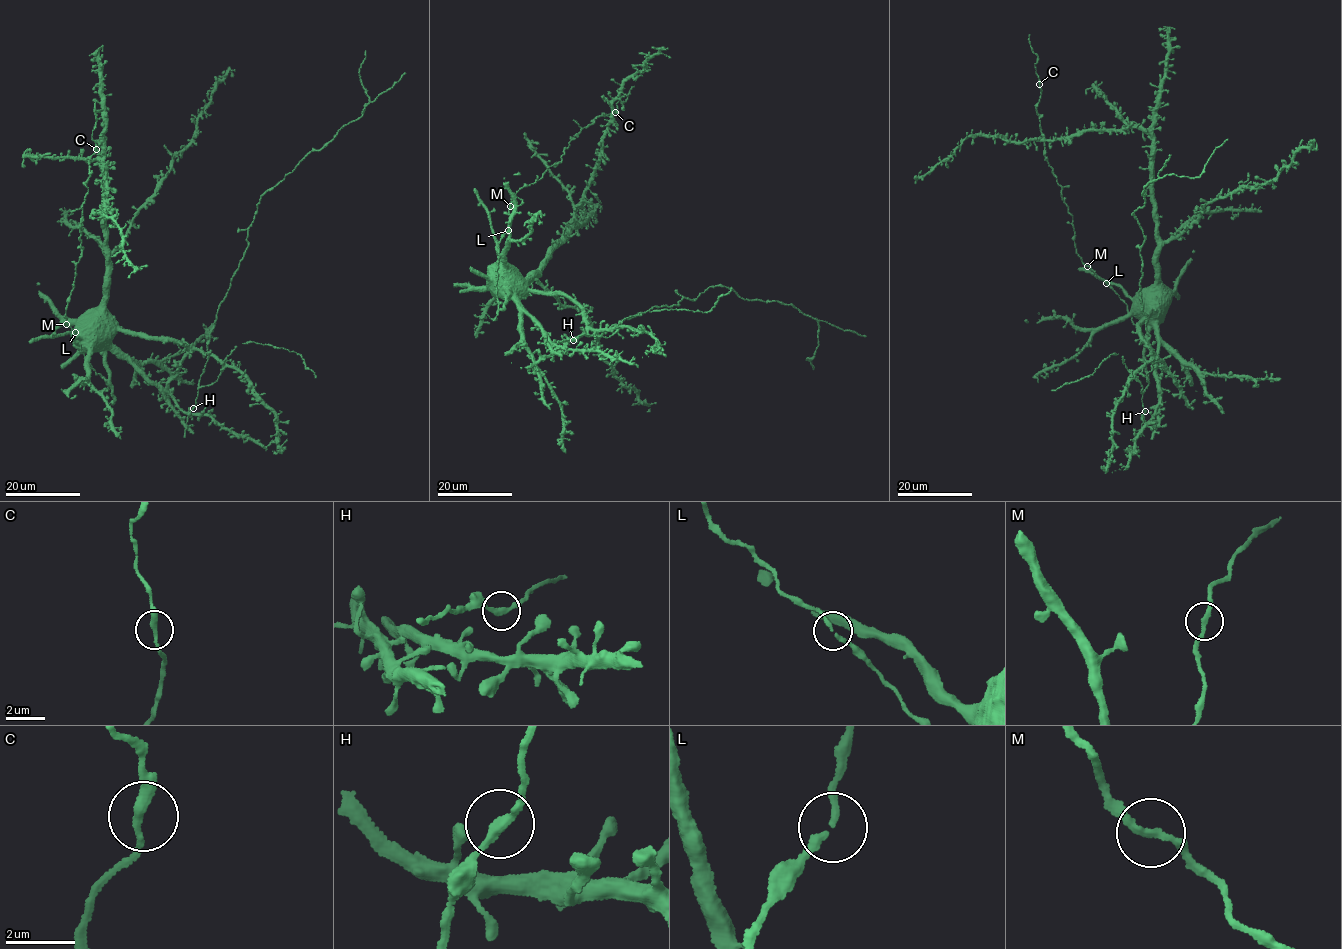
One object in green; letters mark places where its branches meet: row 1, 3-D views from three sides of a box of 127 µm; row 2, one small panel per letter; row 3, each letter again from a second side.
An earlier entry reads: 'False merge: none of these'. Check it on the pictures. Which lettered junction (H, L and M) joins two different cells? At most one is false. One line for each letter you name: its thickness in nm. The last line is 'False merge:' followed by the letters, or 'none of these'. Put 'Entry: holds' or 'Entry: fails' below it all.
False merge: none of these
Entry: holds

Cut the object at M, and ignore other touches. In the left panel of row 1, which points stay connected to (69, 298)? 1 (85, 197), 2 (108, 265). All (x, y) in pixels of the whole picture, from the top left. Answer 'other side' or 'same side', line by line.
1: same side
2: other side

